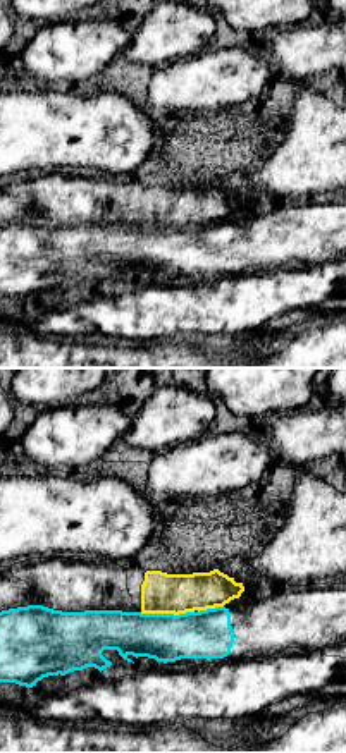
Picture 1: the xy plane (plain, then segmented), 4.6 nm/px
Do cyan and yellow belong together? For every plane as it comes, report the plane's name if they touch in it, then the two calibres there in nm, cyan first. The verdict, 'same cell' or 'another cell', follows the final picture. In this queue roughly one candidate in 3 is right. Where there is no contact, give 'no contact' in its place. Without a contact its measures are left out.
contact in xy; calibres 220 and 190 nm

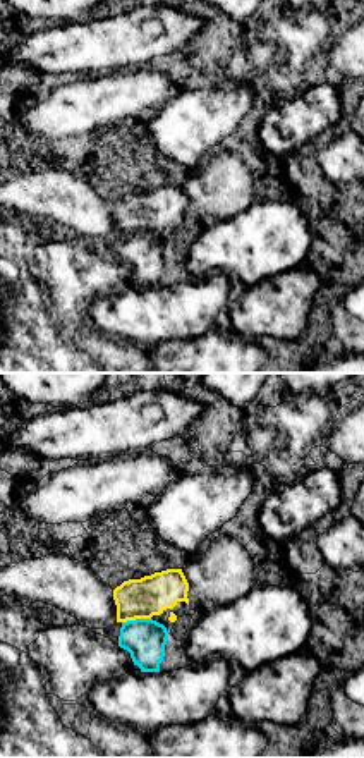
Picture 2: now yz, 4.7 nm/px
contact in yz; calibres 190 and 190 nm

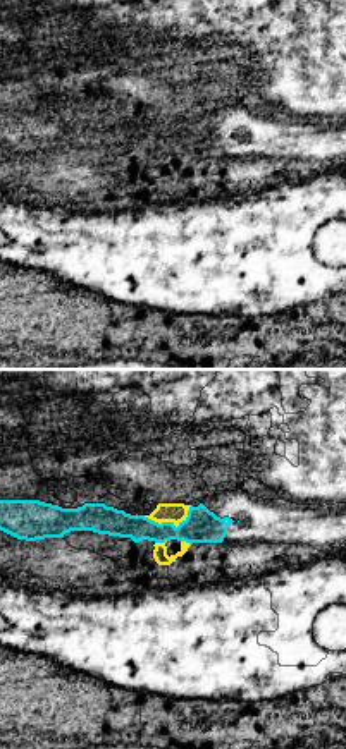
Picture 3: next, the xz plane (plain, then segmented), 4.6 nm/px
contact in xz; calibres 160 and 100 nm

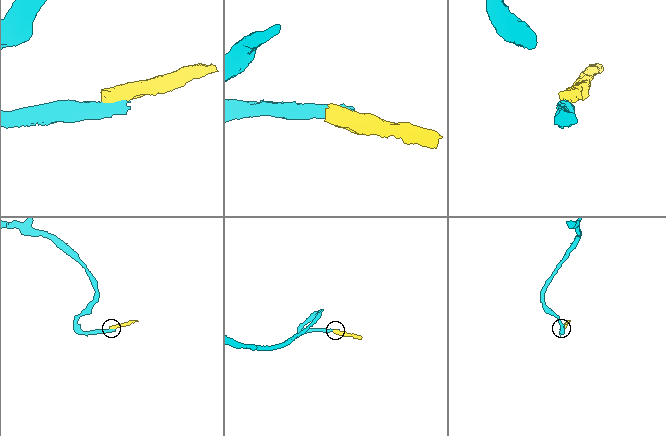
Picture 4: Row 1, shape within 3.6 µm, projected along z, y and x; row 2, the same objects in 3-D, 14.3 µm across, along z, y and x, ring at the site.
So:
another cell

